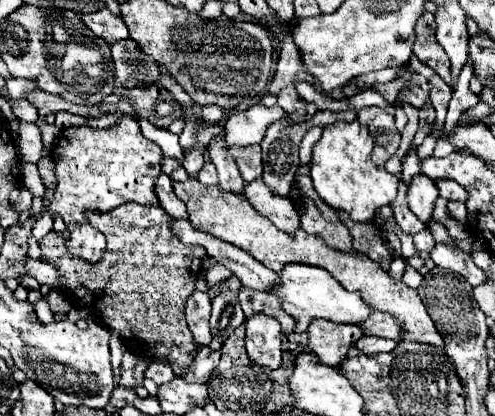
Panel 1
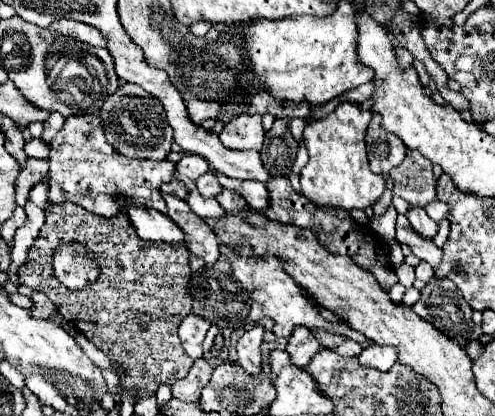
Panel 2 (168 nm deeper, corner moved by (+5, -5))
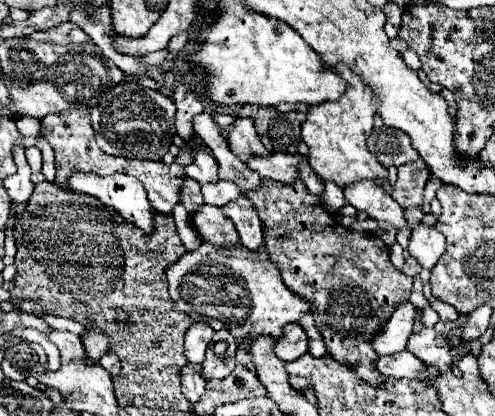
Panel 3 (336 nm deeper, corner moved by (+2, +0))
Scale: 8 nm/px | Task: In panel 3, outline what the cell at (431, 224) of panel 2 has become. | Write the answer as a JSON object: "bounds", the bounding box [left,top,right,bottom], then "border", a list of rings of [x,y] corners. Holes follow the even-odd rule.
{"bounds":[409,224,445,270],"border":[[[415,224],[411,242],[409,242],[409,254],[427,270],[433,270],[439,256],[445,252],[445,240],[443,236],[433,228],[425,224]]]}

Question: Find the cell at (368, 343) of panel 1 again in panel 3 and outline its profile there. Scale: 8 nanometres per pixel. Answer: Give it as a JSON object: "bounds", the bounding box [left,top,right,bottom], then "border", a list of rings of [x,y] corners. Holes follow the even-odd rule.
{"bounds":[377,350,439,380],"border":[[[409,350],[395,352],[391,356],[381,356],[377,368],[387,378],[409,378],[409,380],[431,380],[439,376],[435,366],[427,366]]]}

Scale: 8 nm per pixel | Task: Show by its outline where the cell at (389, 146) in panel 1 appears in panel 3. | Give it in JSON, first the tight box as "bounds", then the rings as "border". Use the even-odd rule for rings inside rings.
{"bounds":[367,128,419,168],"border":[[[373,128],[371,136],[367,138],[367,146],[385,168],[419,160],[419,152],[415,152],[411,146],[409,136],[397,128]]]}

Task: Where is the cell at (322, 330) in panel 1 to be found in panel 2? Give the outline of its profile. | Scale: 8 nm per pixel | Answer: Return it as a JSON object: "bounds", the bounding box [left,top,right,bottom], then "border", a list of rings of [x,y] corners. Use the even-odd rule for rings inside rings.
{"bounds":[286,327,322,367],"border":[[[296,327],[286,347],[286,351],[292,357],[292,363],[296,363],[298,367],[306,367],[320,349],[322,349],[320,341],[314,337],[312,329],[308,327]]]}

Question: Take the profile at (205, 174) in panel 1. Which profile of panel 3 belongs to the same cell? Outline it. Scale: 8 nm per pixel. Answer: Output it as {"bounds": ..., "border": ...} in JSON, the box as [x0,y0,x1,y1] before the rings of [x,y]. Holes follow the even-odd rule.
{"bounds":[201,180,241,206],"border":[[[221,180],[219,184],[205,184],[201,192],[205,204],[213,204],[213,206],[225,206],[229,202],[235,202],[241,196],[241,188],[229,180]]]}

